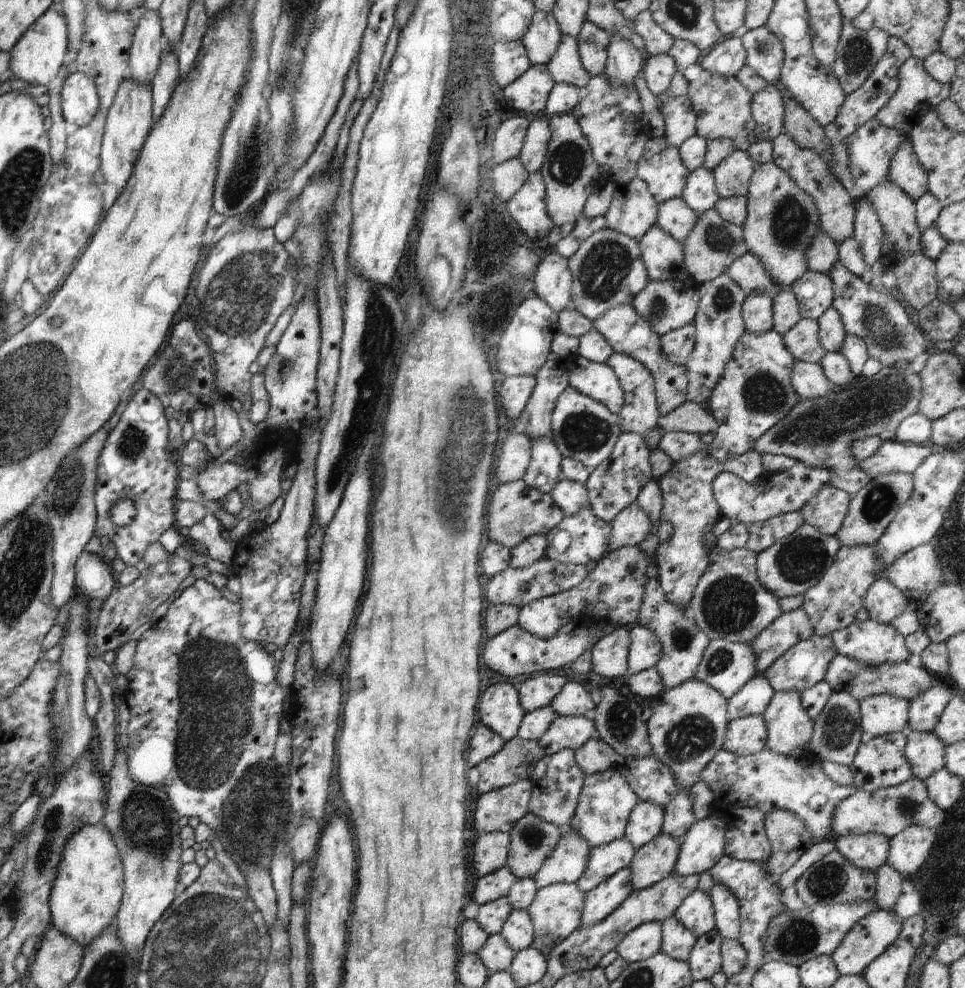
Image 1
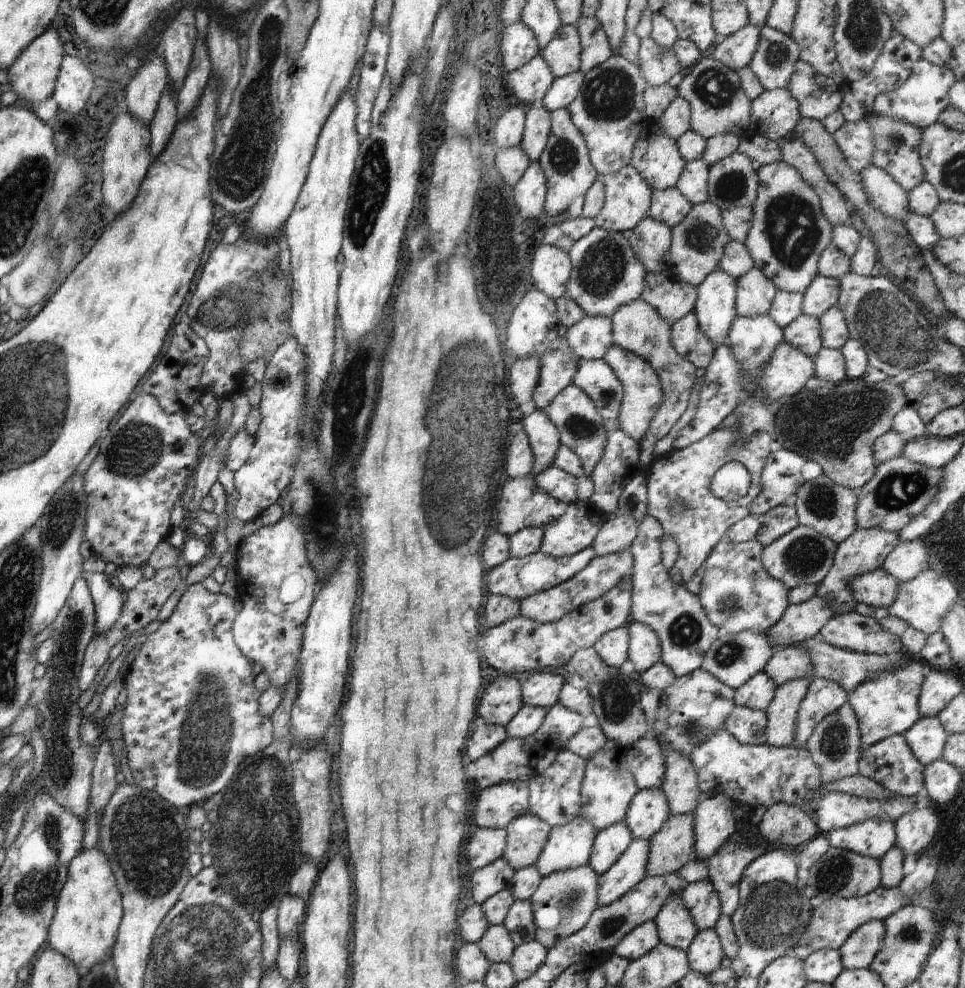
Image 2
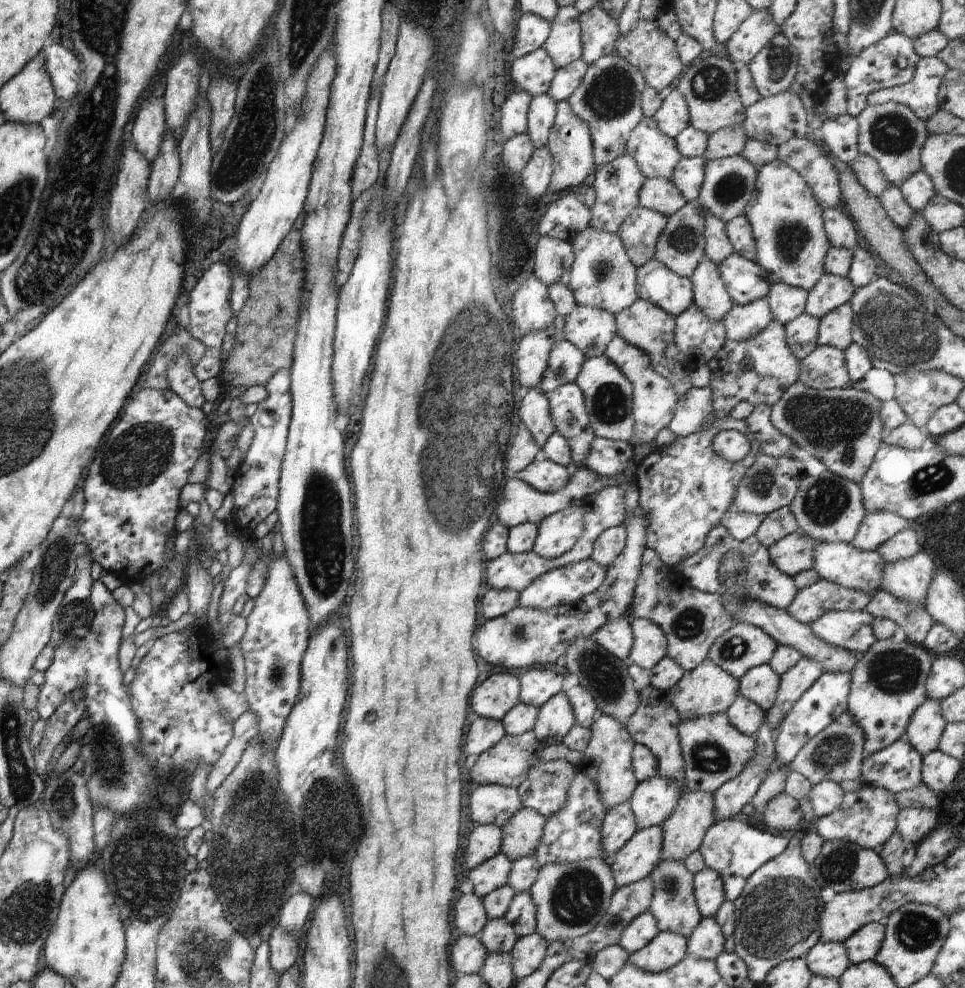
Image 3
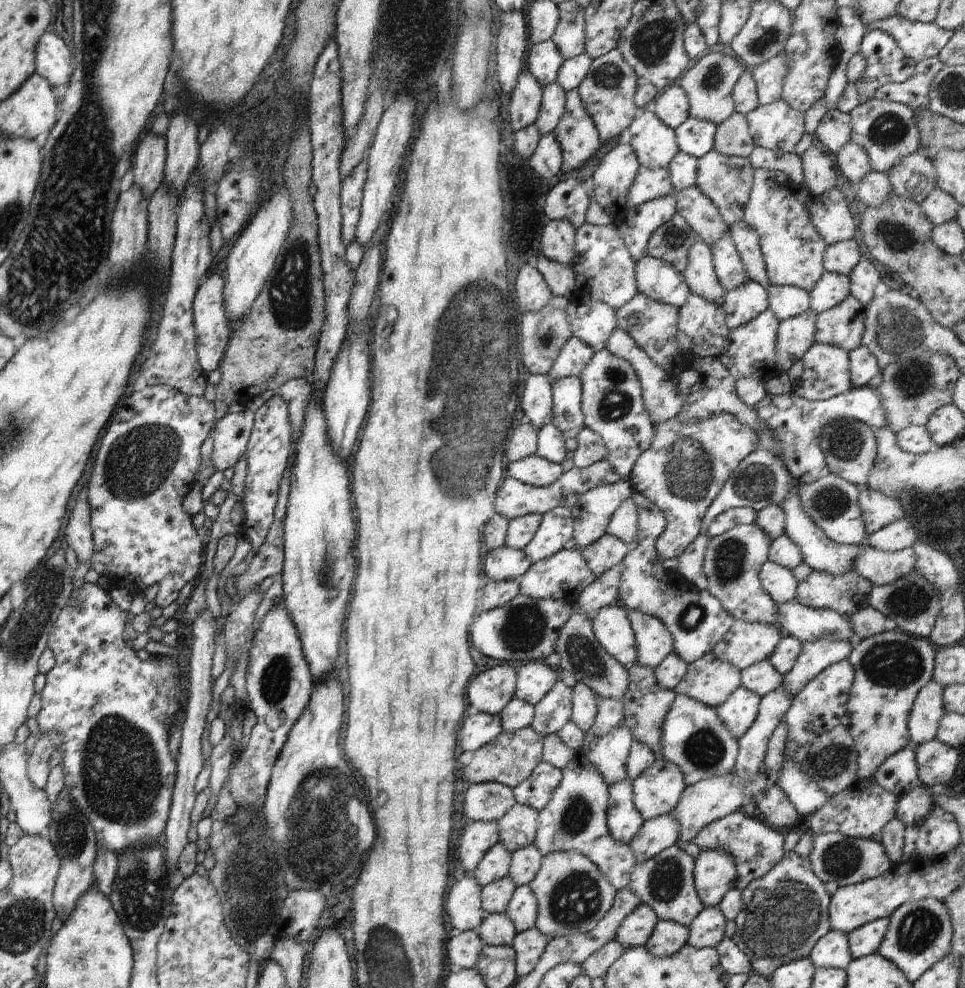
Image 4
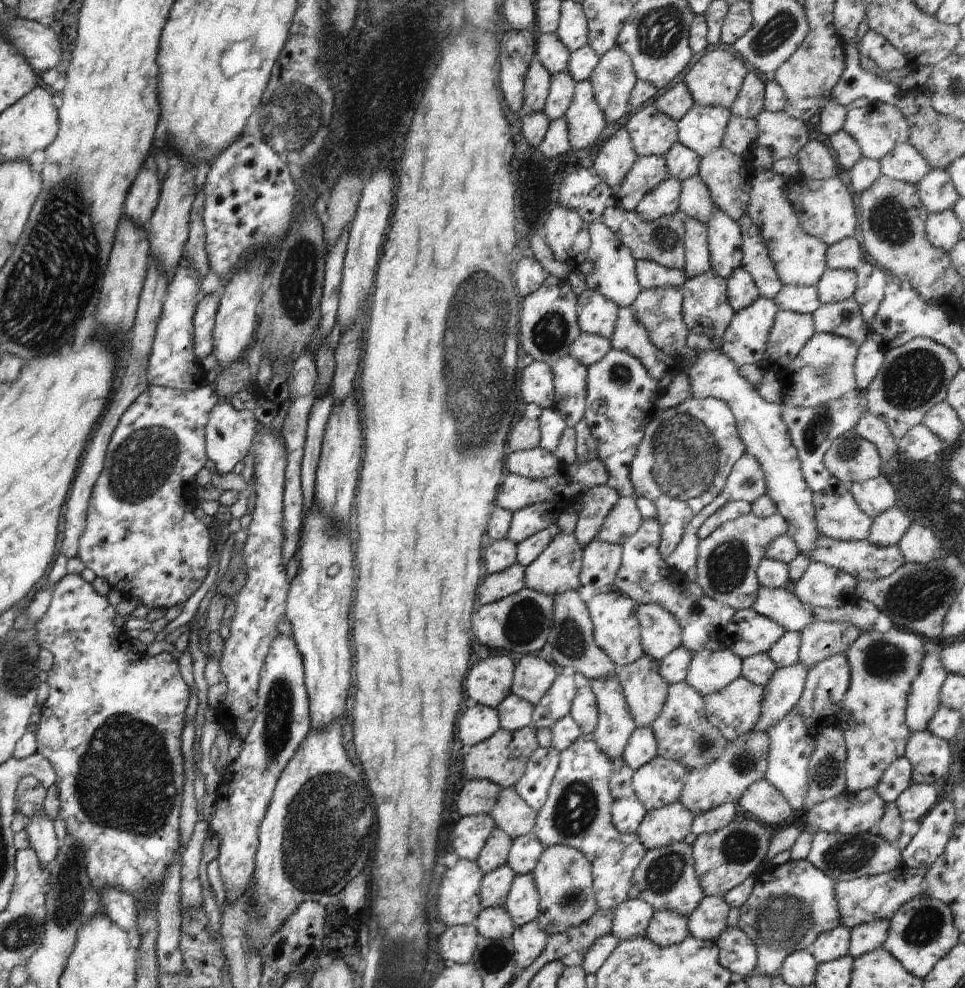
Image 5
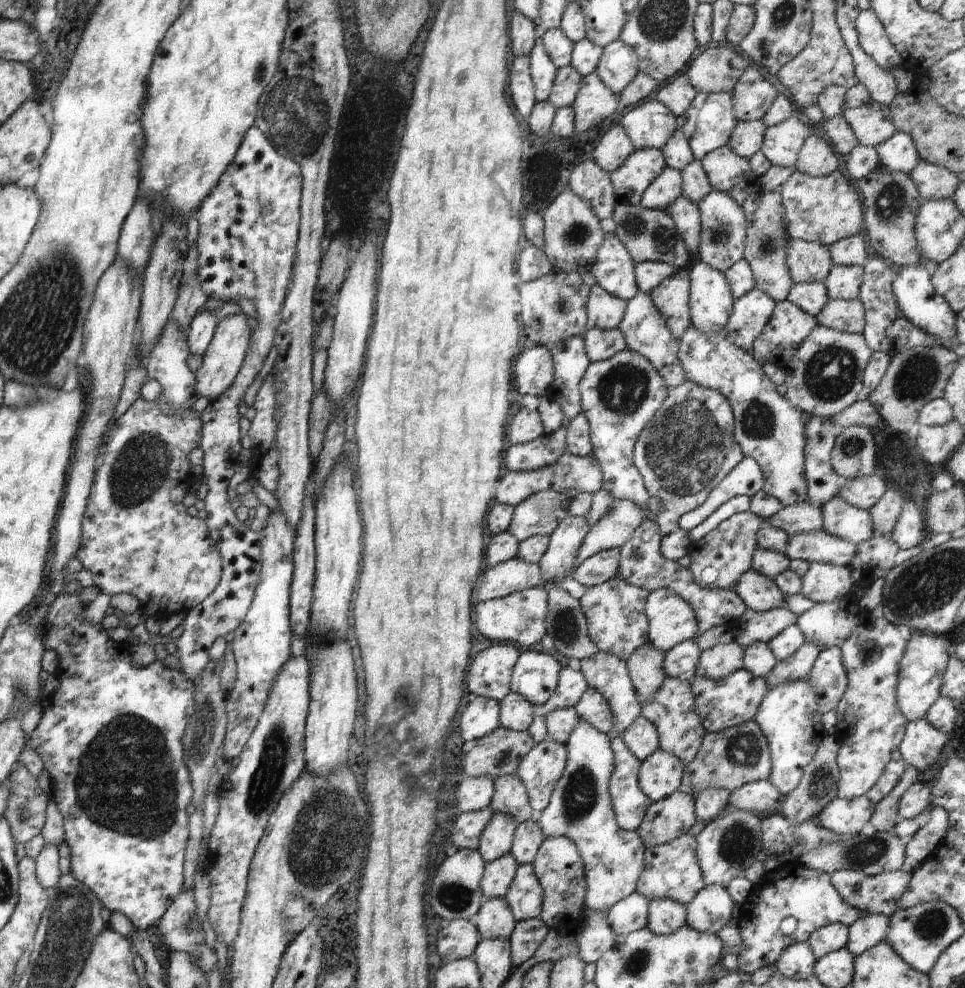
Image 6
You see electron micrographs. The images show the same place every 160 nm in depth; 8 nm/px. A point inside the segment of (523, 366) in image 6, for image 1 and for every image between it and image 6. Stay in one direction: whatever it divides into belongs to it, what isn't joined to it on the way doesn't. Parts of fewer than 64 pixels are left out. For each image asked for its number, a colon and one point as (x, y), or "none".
1: (544, 471)
2: (543, 436)
3: (534, 412)
4: (536, 394)
5: (537, 385)

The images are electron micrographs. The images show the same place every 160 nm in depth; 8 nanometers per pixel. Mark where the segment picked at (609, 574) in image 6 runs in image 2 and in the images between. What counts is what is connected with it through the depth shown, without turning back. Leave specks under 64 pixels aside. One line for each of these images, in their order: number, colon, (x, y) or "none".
2: (617, 534)
3: (611, 542)
4: (604, 553)
5: (601, 560)

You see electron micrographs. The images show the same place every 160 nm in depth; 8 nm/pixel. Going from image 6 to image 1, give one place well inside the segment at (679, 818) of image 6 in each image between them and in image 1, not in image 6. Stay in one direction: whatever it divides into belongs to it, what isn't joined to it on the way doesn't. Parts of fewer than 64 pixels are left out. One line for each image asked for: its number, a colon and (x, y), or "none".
1: (600, 901)
2: (629, 870)
3: (640, 855)
4: (655, 835)
5: (668, 825)

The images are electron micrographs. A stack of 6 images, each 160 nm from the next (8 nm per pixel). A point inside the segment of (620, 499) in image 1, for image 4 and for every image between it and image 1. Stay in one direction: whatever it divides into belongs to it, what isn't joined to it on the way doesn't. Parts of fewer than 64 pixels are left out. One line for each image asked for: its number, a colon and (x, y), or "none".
2: (620, 462)
3: (608, 457)
4: (591, 449)

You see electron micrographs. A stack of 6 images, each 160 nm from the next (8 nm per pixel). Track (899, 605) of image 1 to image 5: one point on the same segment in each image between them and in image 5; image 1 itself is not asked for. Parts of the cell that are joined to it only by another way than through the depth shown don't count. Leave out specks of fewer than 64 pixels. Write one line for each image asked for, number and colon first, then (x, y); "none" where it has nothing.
2: (878, 588)
3: (843, 564)
4: (819, 552)
5: (759, 423)

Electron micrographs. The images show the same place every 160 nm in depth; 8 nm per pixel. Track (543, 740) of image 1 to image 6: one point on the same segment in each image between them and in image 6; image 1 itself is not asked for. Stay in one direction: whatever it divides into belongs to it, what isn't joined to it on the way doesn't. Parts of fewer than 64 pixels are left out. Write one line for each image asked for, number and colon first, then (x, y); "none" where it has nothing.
2: (560, 724)
3: (556, 717)
4: (554, 710)
5: (556, 703)
6: (571, 685)

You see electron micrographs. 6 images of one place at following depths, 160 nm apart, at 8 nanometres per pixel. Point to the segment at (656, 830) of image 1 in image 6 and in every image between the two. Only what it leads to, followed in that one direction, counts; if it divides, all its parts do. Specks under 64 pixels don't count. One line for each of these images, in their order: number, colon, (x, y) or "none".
2: (648, 810)
3: (654, 799)
4: (656, 792)
5: (659, 783)
6: (659, 776)

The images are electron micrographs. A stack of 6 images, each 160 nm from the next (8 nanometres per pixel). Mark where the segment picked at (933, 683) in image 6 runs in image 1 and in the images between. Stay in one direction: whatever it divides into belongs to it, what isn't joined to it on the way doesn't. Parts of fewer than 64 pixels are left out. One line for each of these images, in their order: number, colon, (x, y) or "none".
1: (925, 751)
2: (926, 738)
3: (927, 724)
4: (923, 721)
5: (923, 700)

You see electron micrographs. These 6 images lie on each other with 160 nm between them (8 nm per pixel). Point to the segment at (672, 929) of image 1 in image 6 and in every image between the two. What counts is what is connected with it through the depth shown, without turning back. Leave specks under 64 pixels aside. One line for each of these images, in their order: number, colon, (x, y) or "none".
2: (675, 927)
3: (674, 906)
4: (665, 883)
5: (666, 879)
6: (671, 871)

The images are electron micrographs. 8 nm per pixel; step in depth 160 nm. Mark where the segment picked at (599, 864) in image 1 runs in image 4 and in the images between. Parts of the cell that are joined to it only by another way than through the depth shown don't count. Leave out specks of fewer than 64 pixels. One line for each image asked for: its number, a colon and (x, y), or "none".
2: (609, 844)
3: (619, 826)
4: (624, 821)

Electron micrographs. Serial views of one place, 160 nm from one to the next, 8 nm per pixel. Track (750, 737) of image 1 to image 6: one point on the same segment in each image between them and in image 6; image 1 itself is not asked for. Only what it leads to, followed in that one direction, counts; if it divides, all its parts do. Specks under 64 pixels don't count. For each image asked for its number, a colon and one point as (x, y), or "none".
2: (749, 726)
3: (747, 717)
4: (738, 713)
5: (735, 710)
6: (722, 704)

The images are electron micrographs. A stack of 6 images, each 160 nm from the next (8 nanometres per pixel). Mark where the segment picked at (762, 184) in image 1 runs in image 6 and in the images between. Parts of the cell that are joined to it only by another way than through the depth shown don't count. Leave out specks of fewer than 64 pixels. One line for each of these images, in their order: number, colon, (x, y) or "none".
2: (789, 231)
3: (791, 244)
4: (792, 249)
5: (800, 259)
6: (808, 262)

